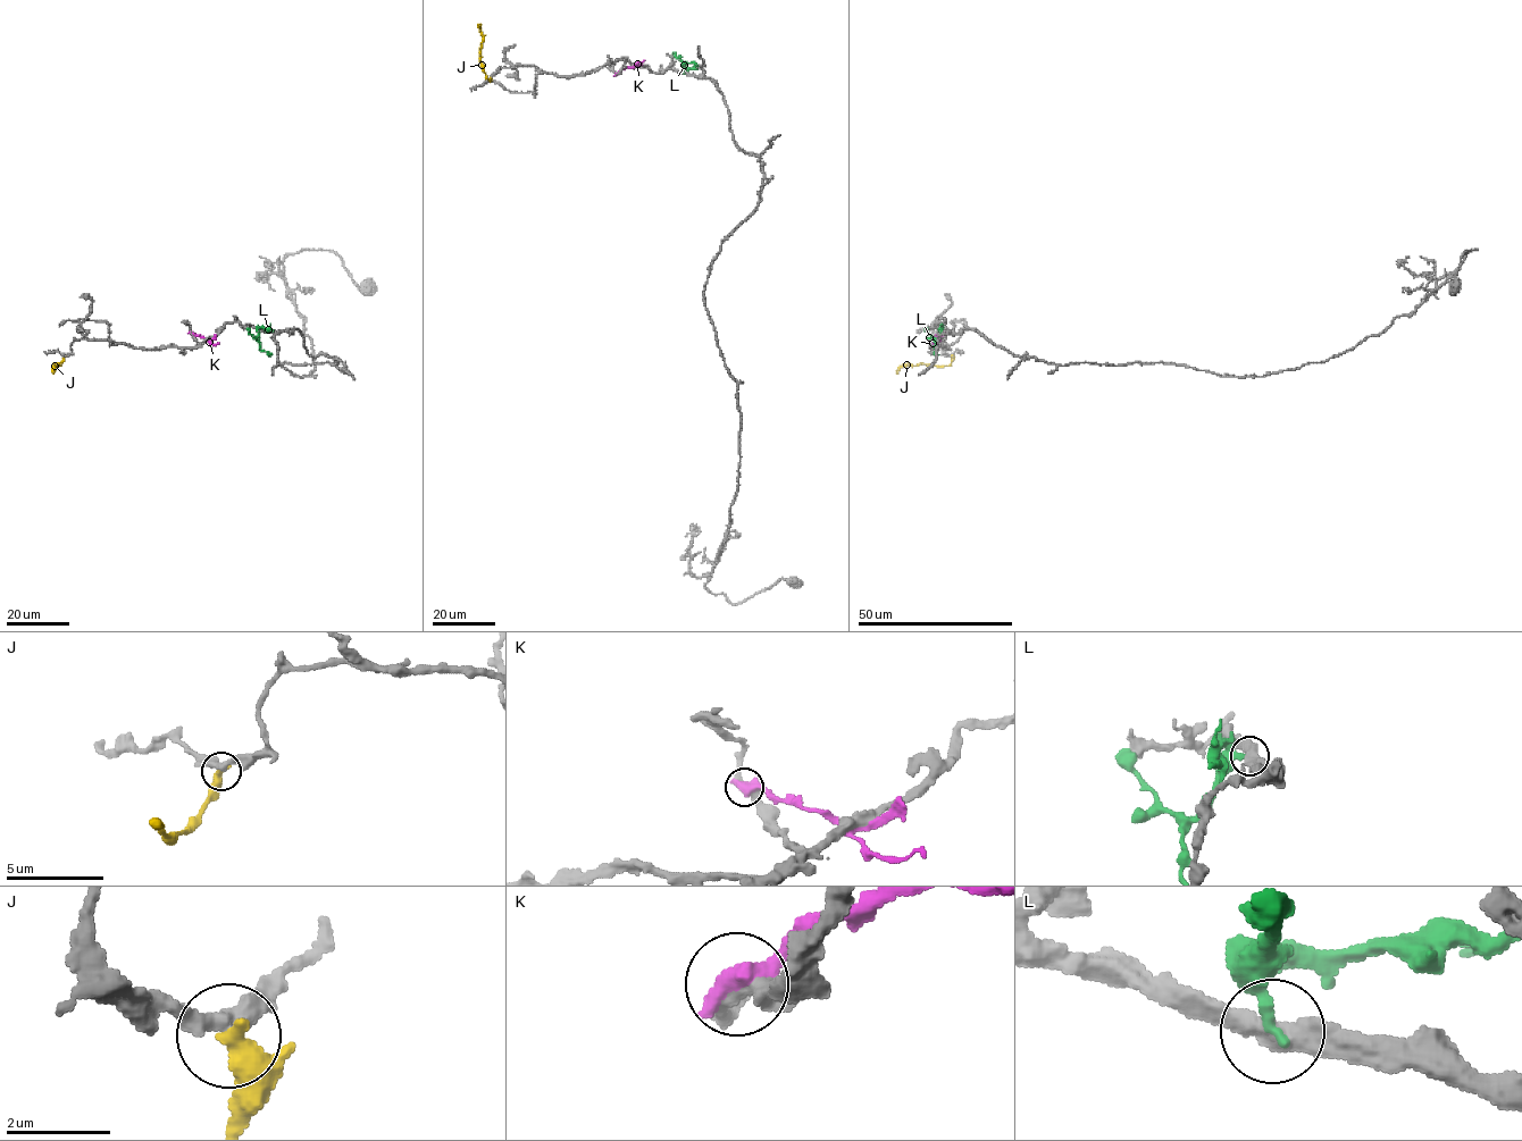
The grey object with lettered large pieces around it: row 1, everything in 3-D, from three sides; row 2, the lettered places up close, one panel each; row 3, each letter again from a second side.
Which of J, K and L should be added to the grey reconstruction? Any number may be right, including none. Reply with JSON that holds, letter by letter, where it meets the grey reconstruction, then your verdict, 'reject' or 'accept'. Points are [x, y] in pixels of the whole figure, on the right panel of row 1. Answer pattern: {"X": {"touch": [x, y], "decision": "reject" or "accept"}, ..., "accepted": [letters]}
{"J": {"touch": [951, 355], "decision": "reject"}, "K": {"touch": [945, 333], "decision": "reject"}, "L": {"touch": [946, 329], "decision": "reject"}, "accepted": []}

